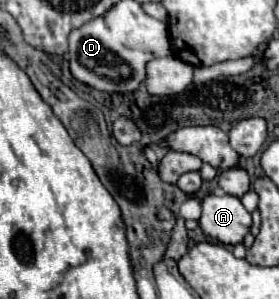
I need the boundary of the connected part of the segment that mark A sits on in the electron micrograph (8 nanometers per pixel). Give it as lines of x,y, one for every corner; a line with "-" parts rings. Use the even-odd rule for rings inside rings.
209,194
201,200
201,230
223,244
239,244
251,228
251,214
237,196

